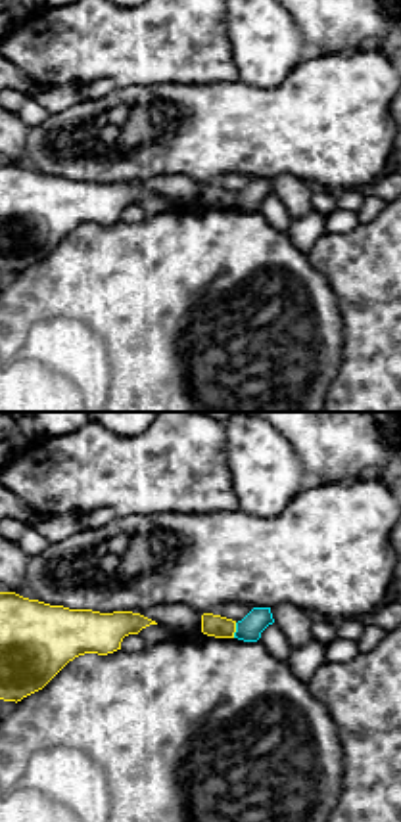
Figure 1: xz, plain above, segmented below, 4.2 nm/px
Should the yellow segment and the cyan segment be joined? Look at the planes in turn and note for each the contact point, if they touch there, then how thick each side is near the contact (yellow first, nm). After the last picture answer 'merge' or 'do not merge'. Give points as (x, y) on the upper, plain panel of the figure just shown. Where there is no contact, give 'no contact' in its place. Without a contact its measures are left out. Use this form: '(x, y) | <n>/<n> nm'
(235, 202) | 100/100 nm

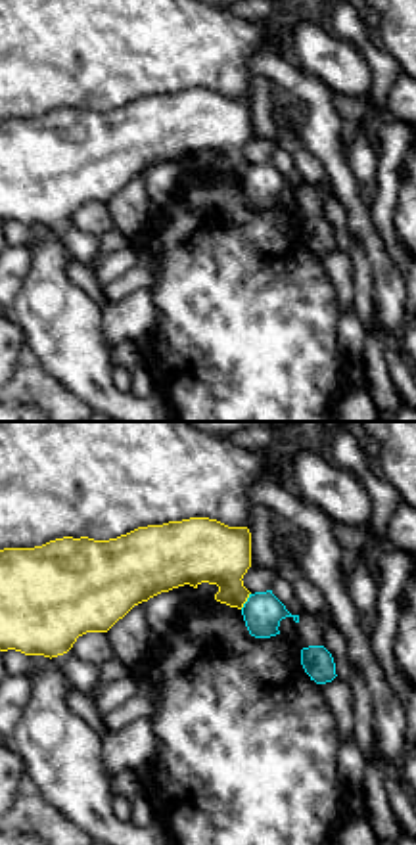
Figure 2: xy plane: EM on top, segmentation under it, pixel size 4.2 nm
(246, 171) | 260/160 nm

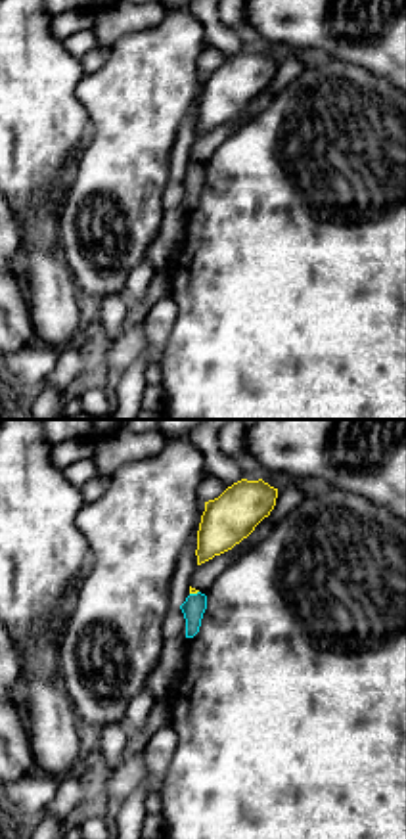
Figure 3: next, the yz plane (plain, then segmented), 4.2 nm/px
(194, 163) | 30/90 nm

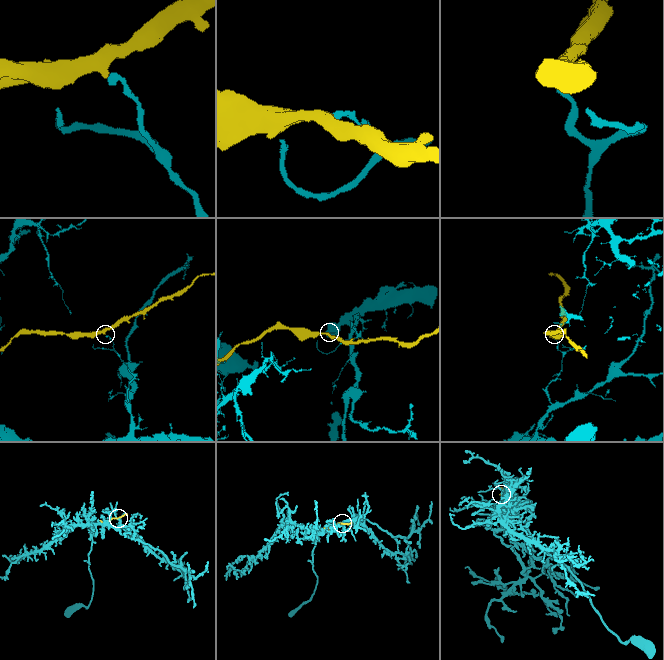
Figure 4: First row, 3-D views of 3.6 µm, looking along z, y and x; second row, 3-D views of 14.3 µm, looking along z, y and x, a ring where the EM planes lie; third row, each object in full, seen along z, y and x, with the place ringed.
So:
do not merge

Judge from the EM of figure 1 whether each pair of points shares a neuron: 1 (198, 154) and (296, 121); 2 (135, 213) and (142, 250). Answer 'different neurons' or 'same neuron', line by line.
1: same neuron
2: different neurons

